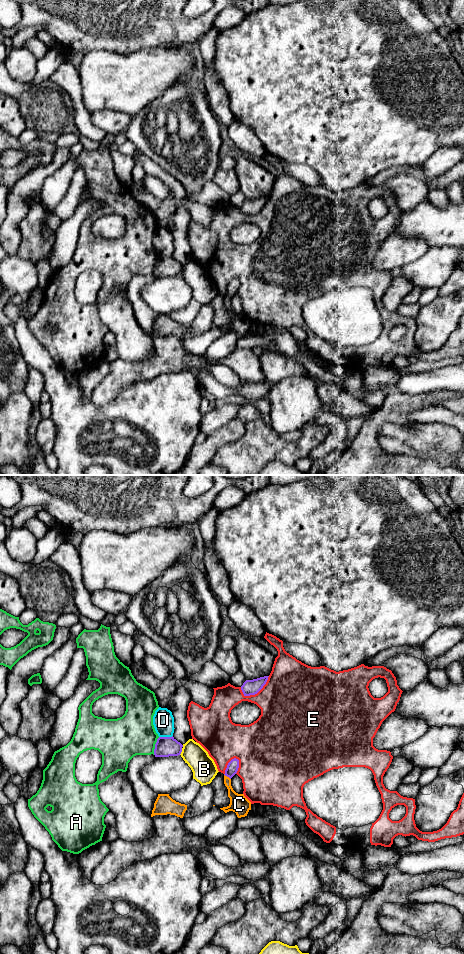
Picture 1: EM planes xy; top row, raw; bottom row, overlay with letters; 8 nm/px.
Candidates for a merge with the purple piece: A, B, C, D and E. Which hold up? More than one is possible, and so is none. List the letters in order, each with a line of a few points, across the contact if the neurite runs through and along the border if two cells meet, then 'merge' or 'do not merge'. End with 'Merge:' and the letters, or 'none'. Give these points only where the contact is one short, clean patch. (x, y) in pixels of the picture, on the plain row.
A: line xy (159, 257), (153, 274); do not merge
B: do not merge
C: line xy (232, 287), (227, 296), (230, 311), (239, 324); merge
D: do not merge
E: do not merge
Merge: C

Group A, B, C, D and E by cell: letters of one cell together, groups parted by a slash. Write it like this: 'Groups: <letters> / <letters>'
Groups: A / B / C / D / E

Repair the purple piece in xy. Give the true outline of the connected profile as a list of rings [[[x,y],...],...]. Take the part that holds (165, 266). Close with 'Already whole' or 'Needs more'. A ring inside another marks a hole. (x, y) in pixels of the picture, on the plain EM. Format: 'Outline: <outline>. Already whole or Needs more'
Outline: [[[159,257],[155,264],[155,277],[178,276],[182,272],[183,265],[172,257]]]. Already whole

